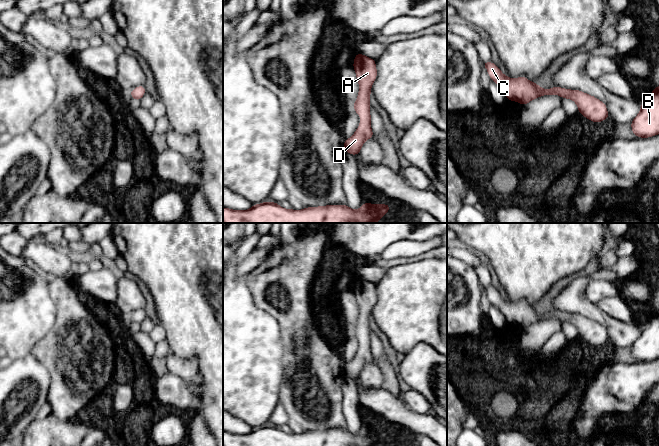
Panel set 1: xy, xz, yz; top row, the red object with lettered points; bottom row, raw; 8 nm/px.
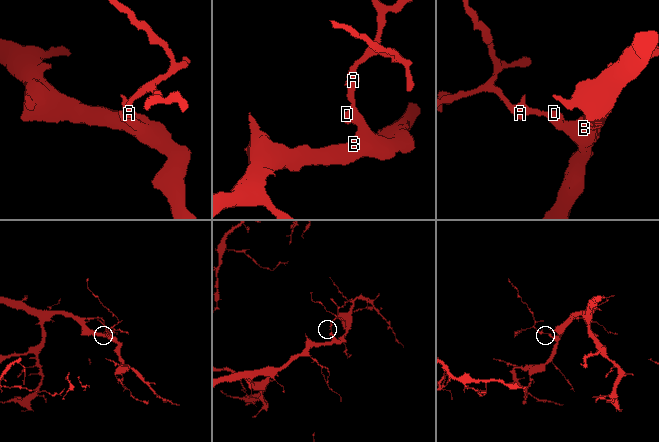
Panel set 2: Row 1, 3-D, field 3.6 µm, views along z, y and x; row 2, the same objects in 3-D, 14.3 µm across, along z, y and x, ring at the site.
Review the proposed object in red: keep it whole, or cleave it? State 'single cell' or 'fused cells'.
single cell

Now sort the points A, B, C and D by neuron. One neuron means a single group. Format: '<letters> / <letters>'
A B C D

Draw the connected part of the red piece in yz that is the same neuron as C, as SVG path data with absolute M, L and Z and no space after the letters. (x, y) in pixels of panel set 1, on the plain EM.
M492 285L482 286L482 290L487 293L490 303L504 315L507 325L516 325L524 330L541 320L559 319L563 323L573 324L578 331L579 338L592 346L599 347L609 342L606 328L590 318L559 310L543 313L525 300L509 302Z

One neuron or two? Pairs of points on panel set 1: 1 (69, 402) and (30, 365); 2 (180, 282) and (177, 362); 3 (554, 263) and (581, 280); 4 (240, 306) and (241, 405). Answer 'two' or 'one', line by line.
1: two
2: two
3: two
4: one

